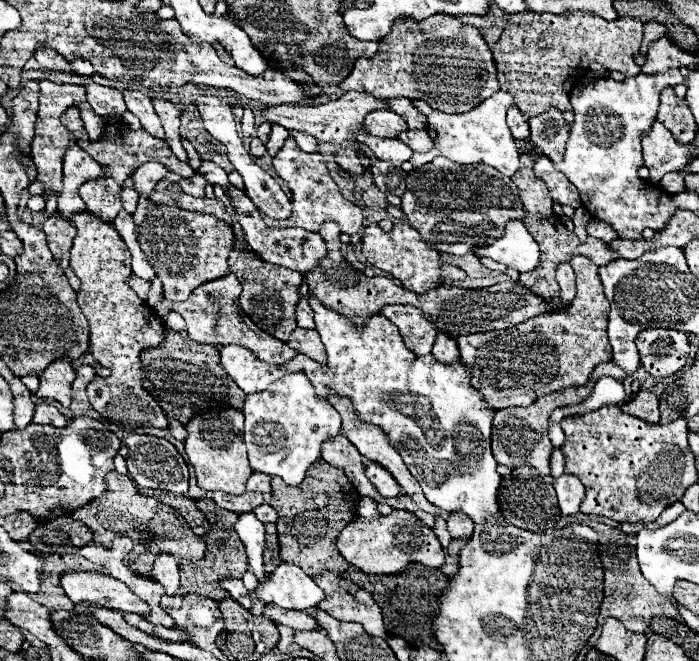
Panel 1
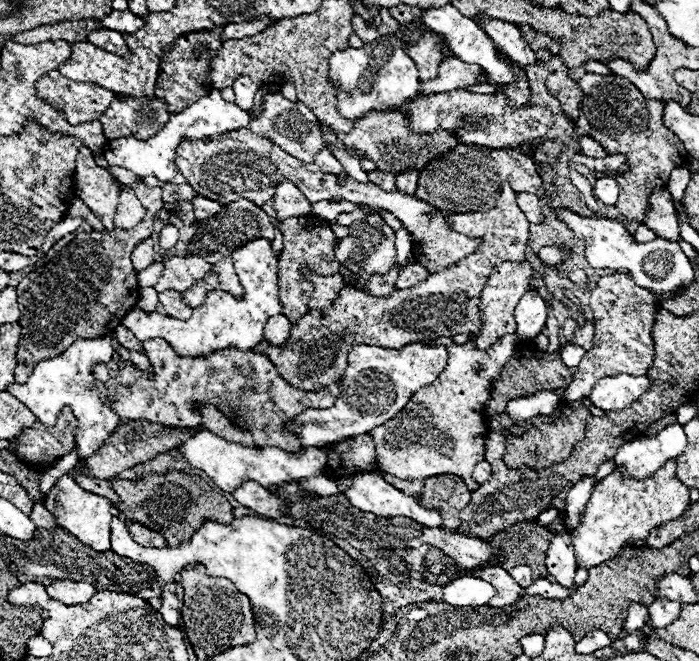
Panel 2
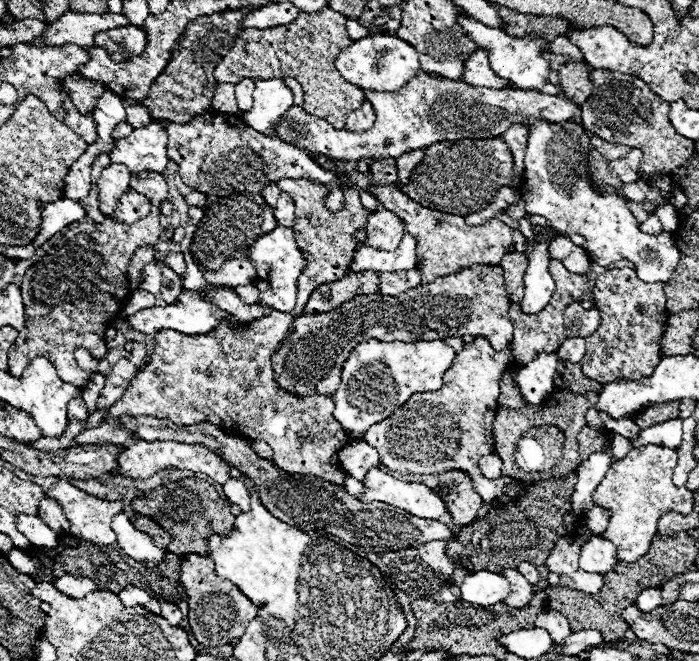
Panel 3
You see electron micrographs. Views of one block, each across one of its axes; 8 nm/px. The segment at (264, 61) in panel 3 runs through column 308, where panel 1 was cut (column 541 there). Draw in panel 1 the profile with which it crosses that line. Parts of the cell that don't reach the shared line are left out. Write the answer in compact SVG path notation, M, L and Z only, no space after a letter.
M494 4L490 6L490 14L486 16L460 16L460 18L462 18L460 22L472 24L486 38L494 54L494 62L498 66L500 90L514 96L516 106L526 118L537 116L550 108L558 108L560 112L572 110L568 92L578 80L586 76L588 66L592 62L600 62L604 68L618 70L624 76L636 76L636 72L640 72L640 66L634 64L632 56L640 50L642 22L634 18L618 18L606 22L598 14L582 12L582 10L570 10L562 14L532 14L532 12L504 14Z

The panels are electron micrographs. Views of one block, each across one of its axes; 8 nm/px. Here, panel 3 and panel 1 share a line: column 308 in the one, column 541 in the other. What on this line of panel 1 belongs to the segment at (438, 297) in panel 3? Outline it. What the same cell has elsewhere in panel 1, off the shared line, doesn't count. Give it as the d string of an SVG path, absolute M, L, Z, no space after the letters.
M582 254L574 256L570 264L576 274L576 298L564 310L534 316L506 330L476 332L476 334L464 334L458 338L460 360L464 360L472 376L472 384L476 386L476 390L482 392L490 408L502 410L502 408L512 408L512 406L528 406L532 404L532 400L540 396L564 390L568 386L580 386L588 380L588 376L592 374L592 368L596 368L602 362L612 360L612 346L606 334L610 302L604 296L604 288L598 278L598 266Z

